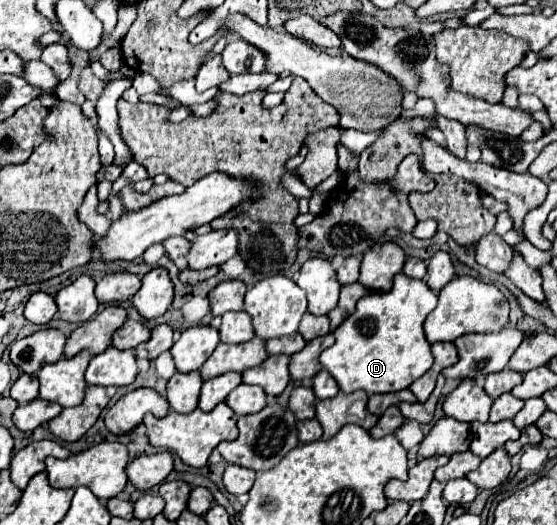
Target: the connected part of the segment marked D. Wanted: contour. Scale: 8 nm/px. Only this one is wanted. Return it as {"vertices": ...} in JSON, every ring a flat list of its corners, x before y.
{"vertices":[[398,272,394,276,394,286,388,292,368,292,358,300,358,306,354,314,350,314,336,330,336,342,326,348,320,356,322,366,334,376,338,382,340,390,350,394,356,390,364,390,370,394,386,394,386,392,396,392,408,388,416,378,420,378,430,366,432,366,432,352,430,352,430,342,424,336,422,324,430,310,436,306,436,292,428,288,424,280,408,278,406,274]]}

